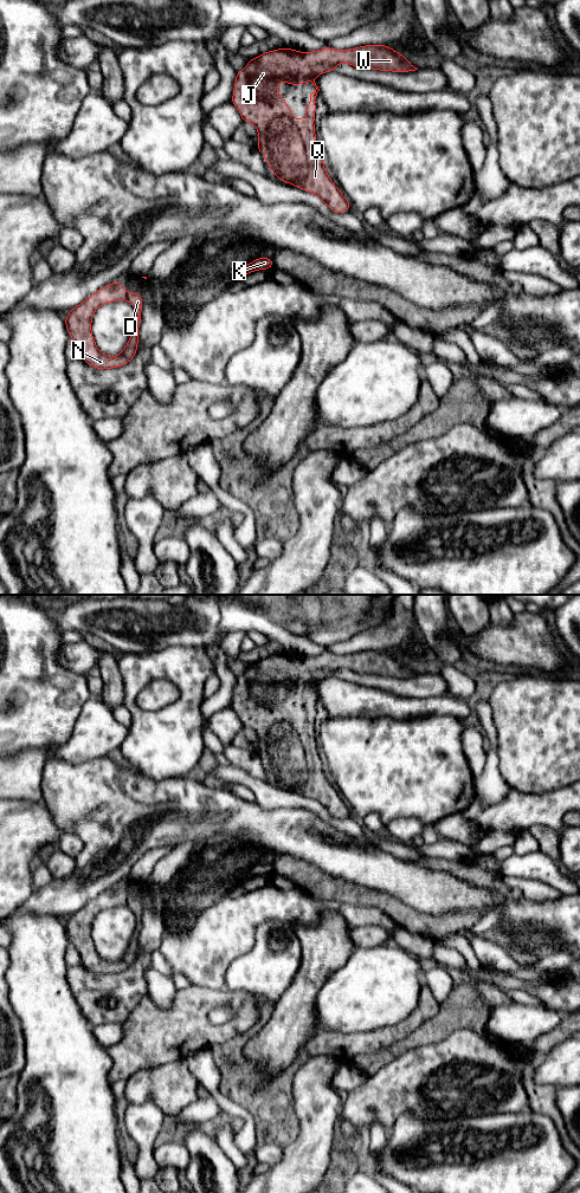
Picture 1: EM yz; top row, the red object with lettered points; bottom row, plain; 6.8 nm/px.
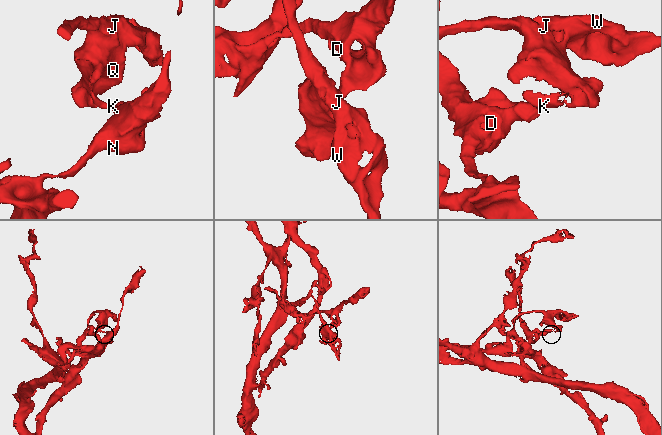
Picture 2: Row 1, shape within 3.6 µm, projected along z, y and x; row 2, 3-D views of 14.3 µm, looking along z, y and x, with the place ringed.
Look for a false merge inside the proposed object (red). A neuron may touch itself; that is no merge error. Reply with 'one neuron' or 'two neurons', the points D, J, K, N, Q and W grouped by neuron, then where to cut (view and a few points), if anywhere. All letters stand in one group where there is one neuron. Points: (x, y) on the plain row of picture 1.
two neurons; groups D N / J K Q W; cut yz (250, 869), (252, 876)

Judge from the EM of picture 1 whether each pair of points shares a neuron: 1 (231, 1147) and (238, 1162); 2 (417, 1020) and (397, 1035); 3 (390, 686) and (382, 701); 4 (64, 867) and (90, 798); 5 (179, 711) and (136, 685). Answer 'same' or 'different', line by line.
1: same
2: same
3: different
4: different
5: same

